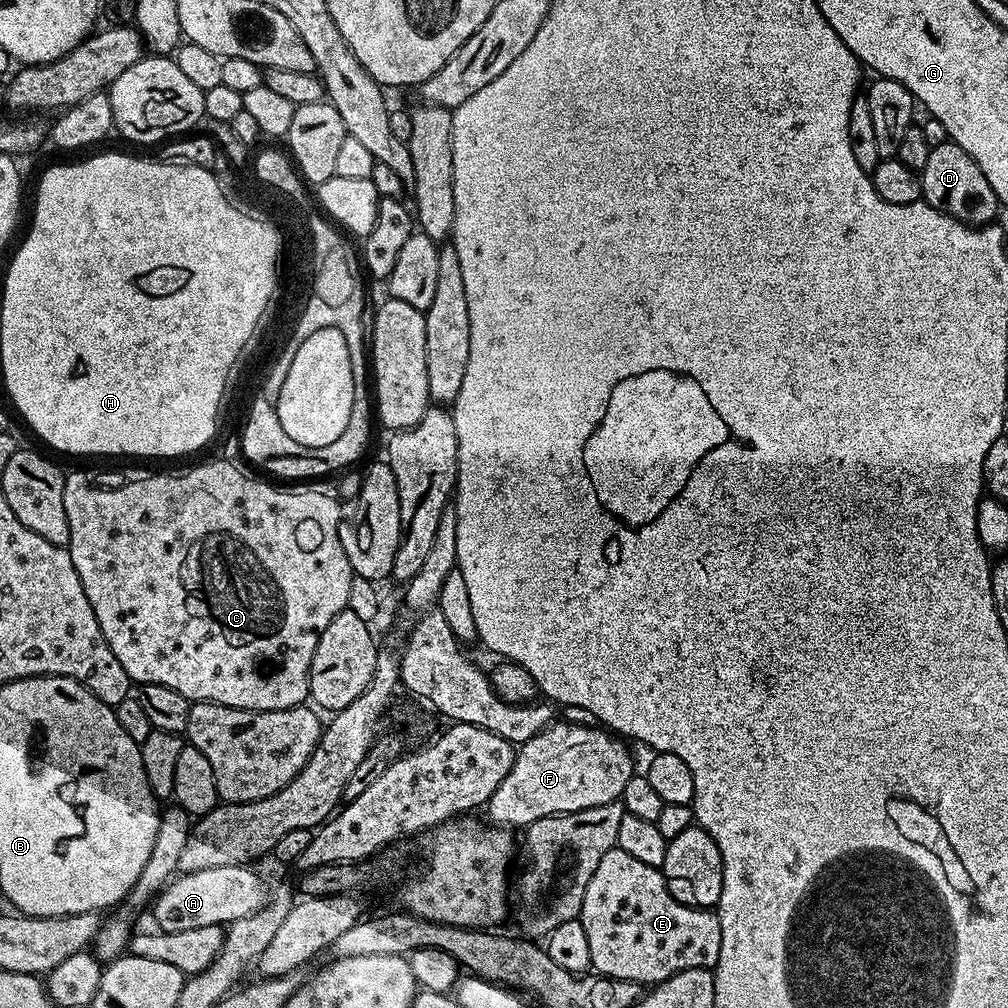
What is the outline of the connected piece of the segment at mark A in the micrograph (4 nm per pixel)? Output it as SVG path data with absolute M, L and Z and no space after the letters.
M248 864L214 866L214 870L183 872L169 880L168 885L156 897L150 911L156 919L155 927L161 932L195 930L201 926L219 924L227 926L238 918L250 918L268 903L270 888Z

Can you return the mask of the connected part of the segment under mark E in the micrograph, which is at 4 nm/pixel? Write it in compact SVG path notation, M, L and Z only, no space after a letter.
M617 847L611 848L602 862L598 862L598 870L594 870L590 886L586 886L586 898L582 898L578 919L582 930L586 930L592 968L599 975L622 978L641 986L658 985L691 968L715 969L722 950L722 926L715 911L691 908L678 902L670 894L661 869L646 866L646 862L630 858L626 850Z

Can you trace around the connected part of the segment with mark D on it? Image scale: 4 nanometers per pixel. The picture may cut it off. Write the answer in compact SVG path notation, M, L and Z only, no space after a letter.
M945 142L929 147L926 166L919 178L923 203L931 208L973 226L990 224L997 219L998 201L990 182L986 182L986 174L982 174L978 162L974 162L974 158L957 144Z

